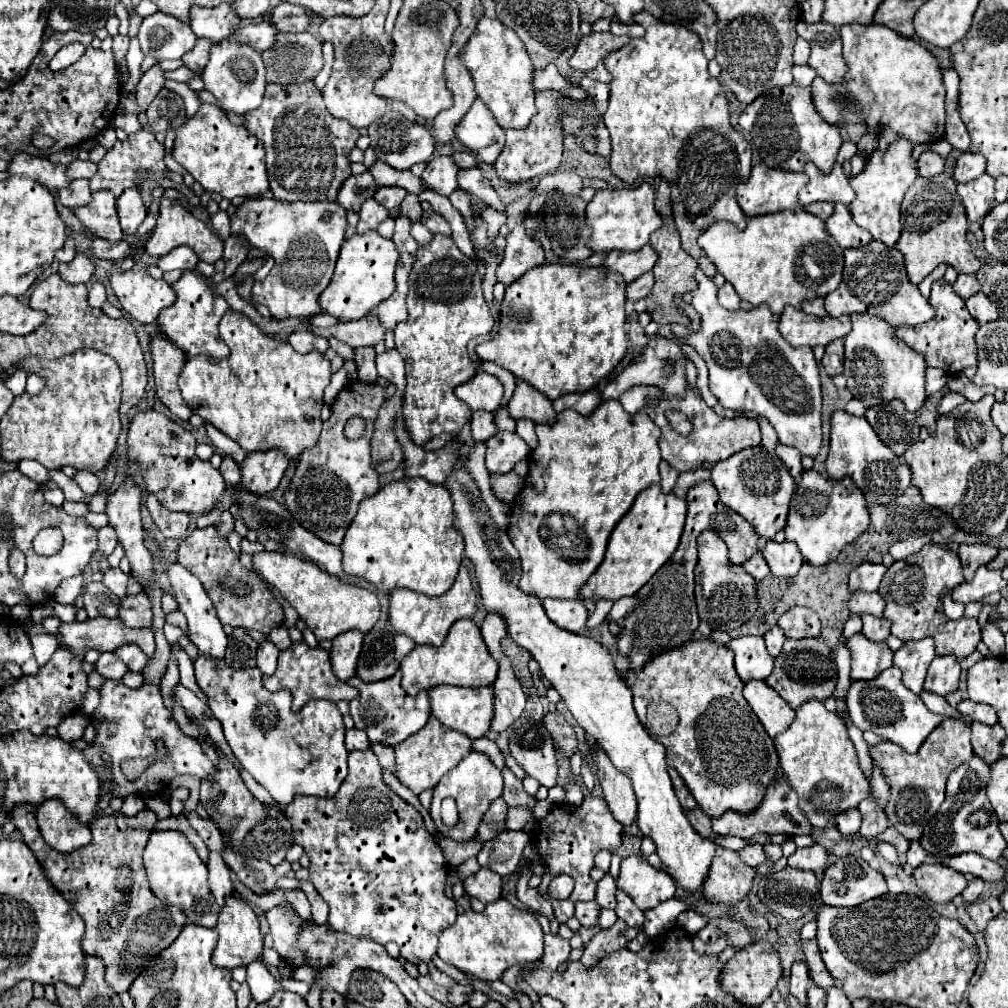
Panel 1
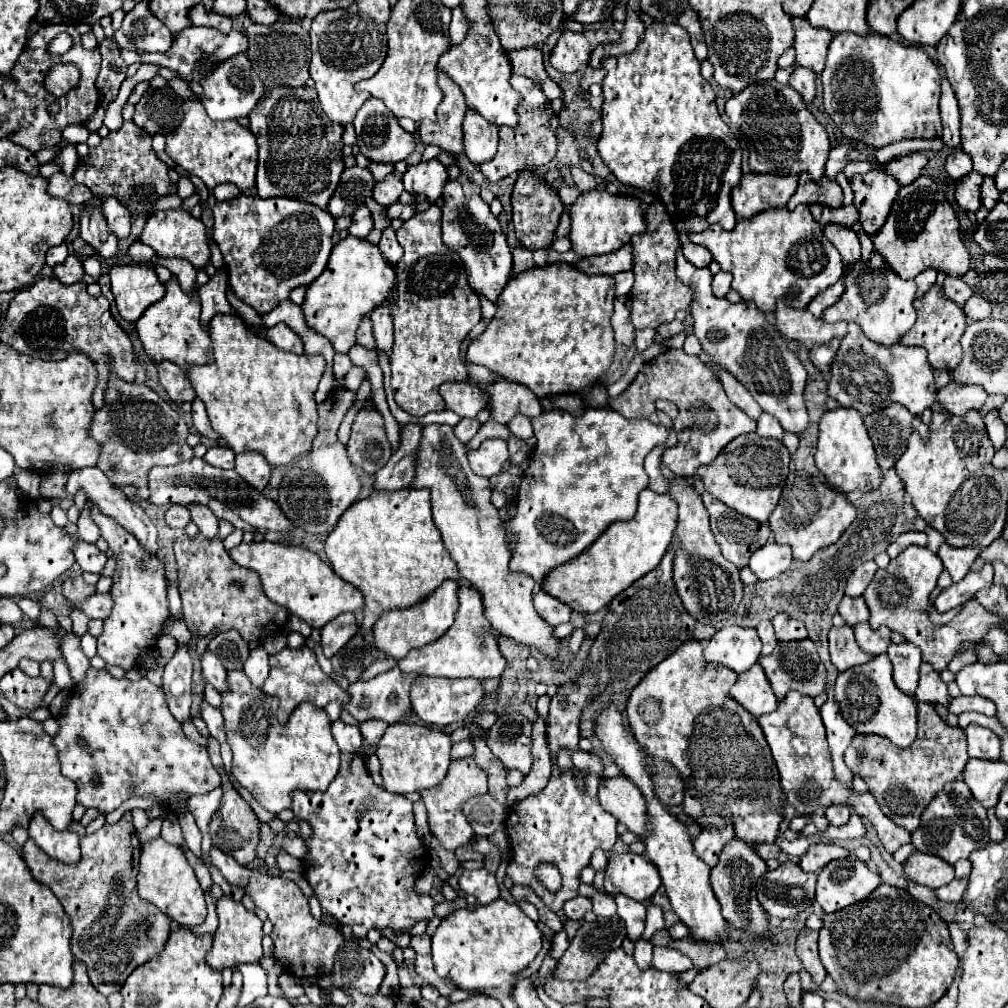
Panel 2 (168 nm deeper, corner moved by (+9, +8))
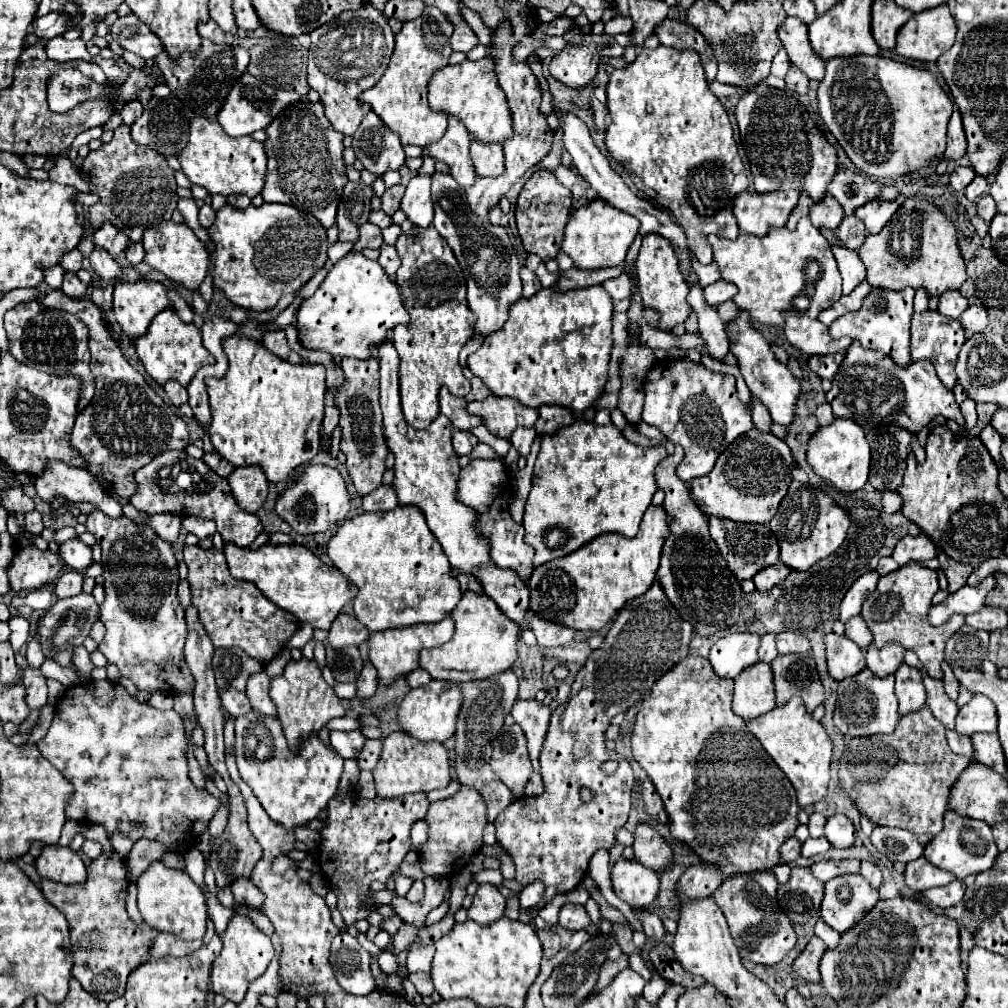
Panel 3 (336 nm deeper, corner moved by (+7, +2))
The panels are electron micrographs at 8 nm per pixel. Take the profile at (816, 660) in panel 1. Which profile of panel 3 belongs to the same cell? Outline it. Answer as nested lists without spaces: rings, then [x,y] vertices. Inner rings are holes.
[[[779,655],[771,667],[775,673],[777,705],[785,705],[793,695],[799,695],[807,711],[813,713],[813,709],[823,703],[825,689],[811,655]]]

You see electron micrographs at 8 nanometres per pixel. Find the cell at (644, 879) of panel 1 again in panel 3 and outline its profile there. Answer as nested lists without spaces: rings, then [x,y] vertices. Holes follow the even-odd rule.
[[[617,859],[611,869],[613,891],[633,909],[645,909],[659,893],[659,875],[637,861]]]

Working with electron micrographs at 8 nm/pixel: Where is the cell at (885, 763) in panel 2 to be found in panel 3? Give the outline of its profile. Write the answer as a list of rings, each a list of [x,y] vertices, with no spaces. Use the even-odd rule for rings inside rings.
[[[927,707],[917,713],[901,717],[891,735],[871,735],[849,739],[839,759],[839,783],[855,807],[879,827],[897,827],[911,833],[937,835],[943,829],[943,815],[947,811],[947,795],[961,771],[969,763],[963,755],[955,755],[945,739],[945,727],[937,721]]]

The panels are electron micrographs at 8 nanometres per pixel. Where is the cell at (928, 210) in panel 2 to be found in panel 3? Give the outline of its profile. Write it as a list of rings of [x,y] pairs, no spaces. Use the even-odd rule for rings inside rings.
[[[907,199],[881,233],[865,239],[859,257],[867,269],[867,281],[875,289],[899,291],[903,287],[923,287],[929,297],[939,297],[949,289],[959,289],[967,277],[953,223],[927,201]]]

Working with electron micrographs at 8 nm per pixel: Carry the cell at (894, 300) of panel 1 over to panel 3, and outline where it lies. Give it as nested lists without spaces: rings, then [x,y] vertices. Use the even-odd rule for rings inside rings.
[[[873,289],[859,311],[843,315],[831,325],[831,329],[829,329],[831,337],[833,339],[851,337],[851,339],[859,341],[861,347],[865,347],[865,349],[883,351],[899,367],[909,367],[909,363],[911,363],[909,327],[911,327],[911,315],[913,315],[913,297],[915,297],[913,289],[901,289],[901,291]]]

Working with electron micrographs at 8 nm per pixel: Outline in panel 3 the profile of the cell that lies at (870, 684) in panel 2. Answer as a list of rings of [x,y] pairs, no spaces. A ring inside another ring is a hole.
[[[869,669],[839,681],[837,689],[837,707],[835,707],[835,725],[847,737],[865,737],[877,733],[893,733],[901,715],[897,713],[897,697],[895,697],[895,679],[885,677],[879,679]]]

